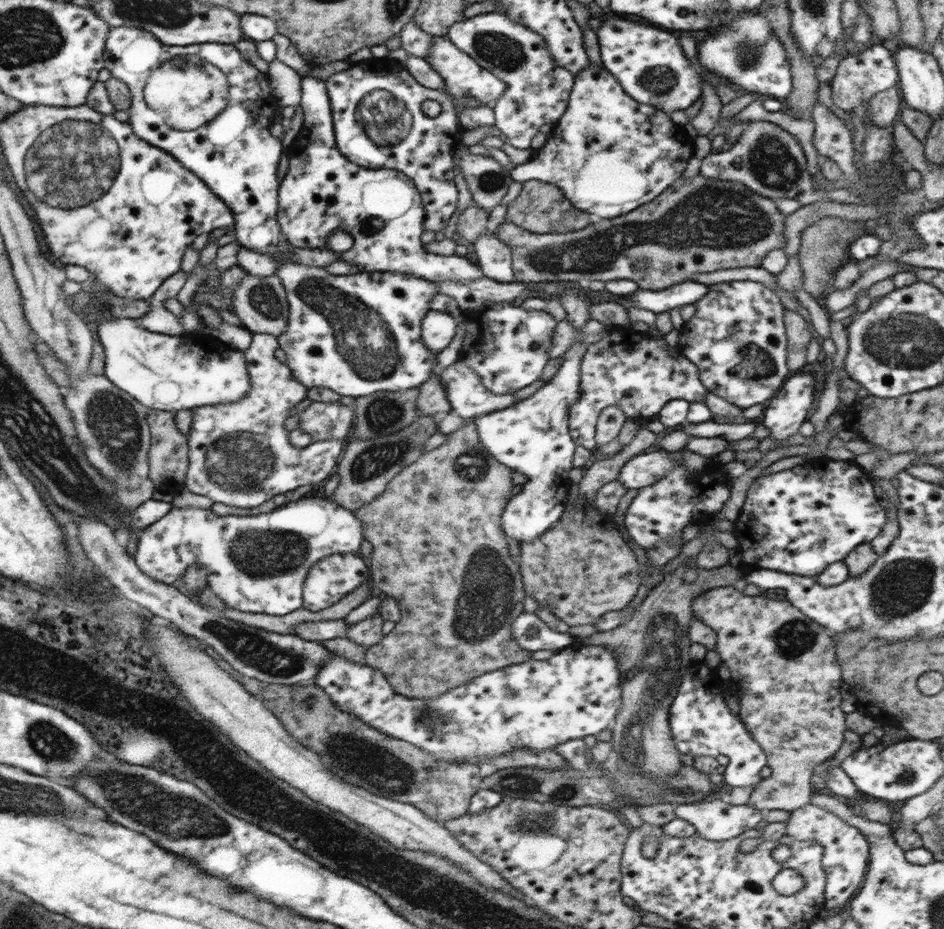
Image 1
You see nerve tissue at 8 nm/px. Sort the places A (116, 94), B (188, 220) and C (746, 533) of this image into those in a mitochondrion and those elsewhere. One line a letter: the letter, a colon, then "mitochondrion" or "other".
A: other
B: other
C: other

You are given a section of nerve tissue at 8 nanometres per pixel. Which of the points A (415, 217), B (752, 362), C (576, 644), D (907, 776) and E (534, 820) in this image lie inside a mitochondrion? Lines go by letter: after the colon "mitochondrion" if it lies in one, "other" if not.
A: other
B: mitochondrion
C: other
D: mitochondrion
E: mitochondrion

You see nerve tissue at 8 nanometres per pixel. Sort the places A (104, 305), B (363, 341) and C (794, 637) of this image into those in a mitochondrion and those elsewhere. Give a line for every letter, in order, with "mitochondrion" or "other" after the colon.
A: mitochondrion
B: mitochondrion
C: mitochondrion

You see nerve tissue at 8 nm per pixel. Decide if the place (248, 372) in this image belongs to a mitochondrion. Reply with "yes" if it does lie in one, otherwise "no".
no

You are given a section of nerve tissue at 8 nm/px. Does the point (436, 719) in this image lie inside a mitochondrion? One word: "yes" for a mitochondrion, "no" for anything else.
yes

